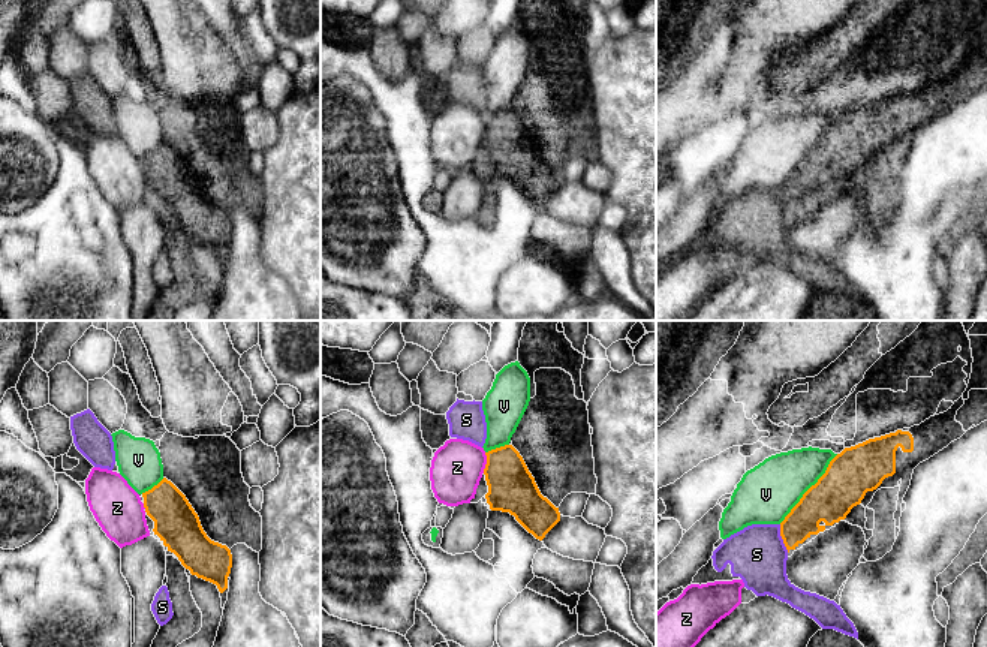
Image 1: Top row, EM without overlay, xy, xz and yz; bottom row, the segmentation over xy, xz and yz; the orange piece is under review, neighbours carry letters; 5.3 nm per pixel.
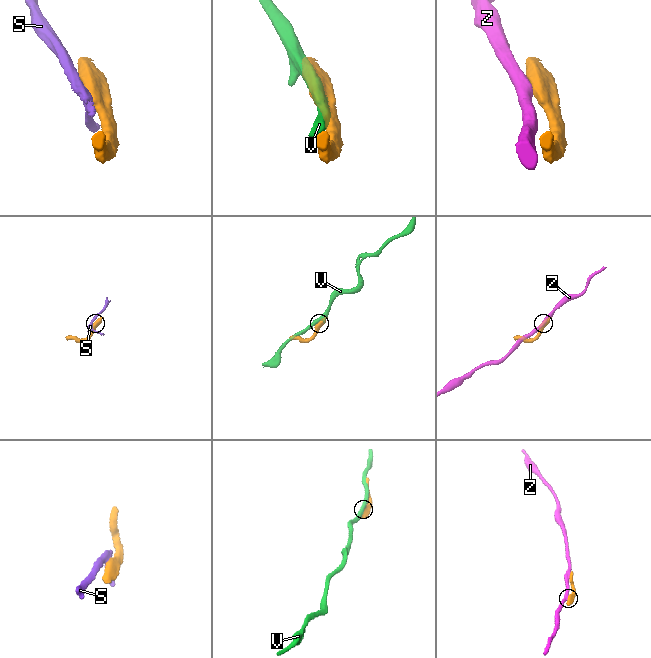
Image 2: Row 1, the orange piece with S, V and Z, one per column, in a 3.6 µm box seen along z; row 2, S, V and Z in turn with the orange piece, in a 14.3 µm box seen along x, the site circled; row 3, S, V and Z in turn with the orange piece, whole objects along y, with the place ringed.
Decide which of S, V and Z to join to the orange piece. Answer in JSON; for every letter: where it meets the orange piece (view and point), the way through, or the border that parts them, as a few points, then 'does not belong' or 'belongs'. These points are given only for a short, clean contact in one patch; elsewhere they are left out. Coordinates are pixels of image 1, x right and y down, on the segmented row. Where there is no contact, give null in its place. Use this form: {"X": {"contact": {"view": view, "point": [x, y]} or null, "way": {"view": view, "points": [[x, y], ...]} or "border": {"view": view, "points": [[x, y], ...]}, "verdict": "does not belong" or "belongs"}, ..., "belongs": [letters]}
{"S": {"contact": {"view": "yz", "point": [782, 538]}, "border": {"view": "yz", "points": [[779, 524], [779, 533], [788, 551]]}, "verdict": "does not belong"}, "V": {"contact": {"view": "yz", "point": [809, 488]}, "verdict": "does not belong"}, "Z": {"contact": {"view": "xz", "point": [487, 463]}, "border": {"view": "xz", "points": [[486, 453], [486, 468], [483, 472]]}, "verdict": "does not belong"}, "belongs": []}

